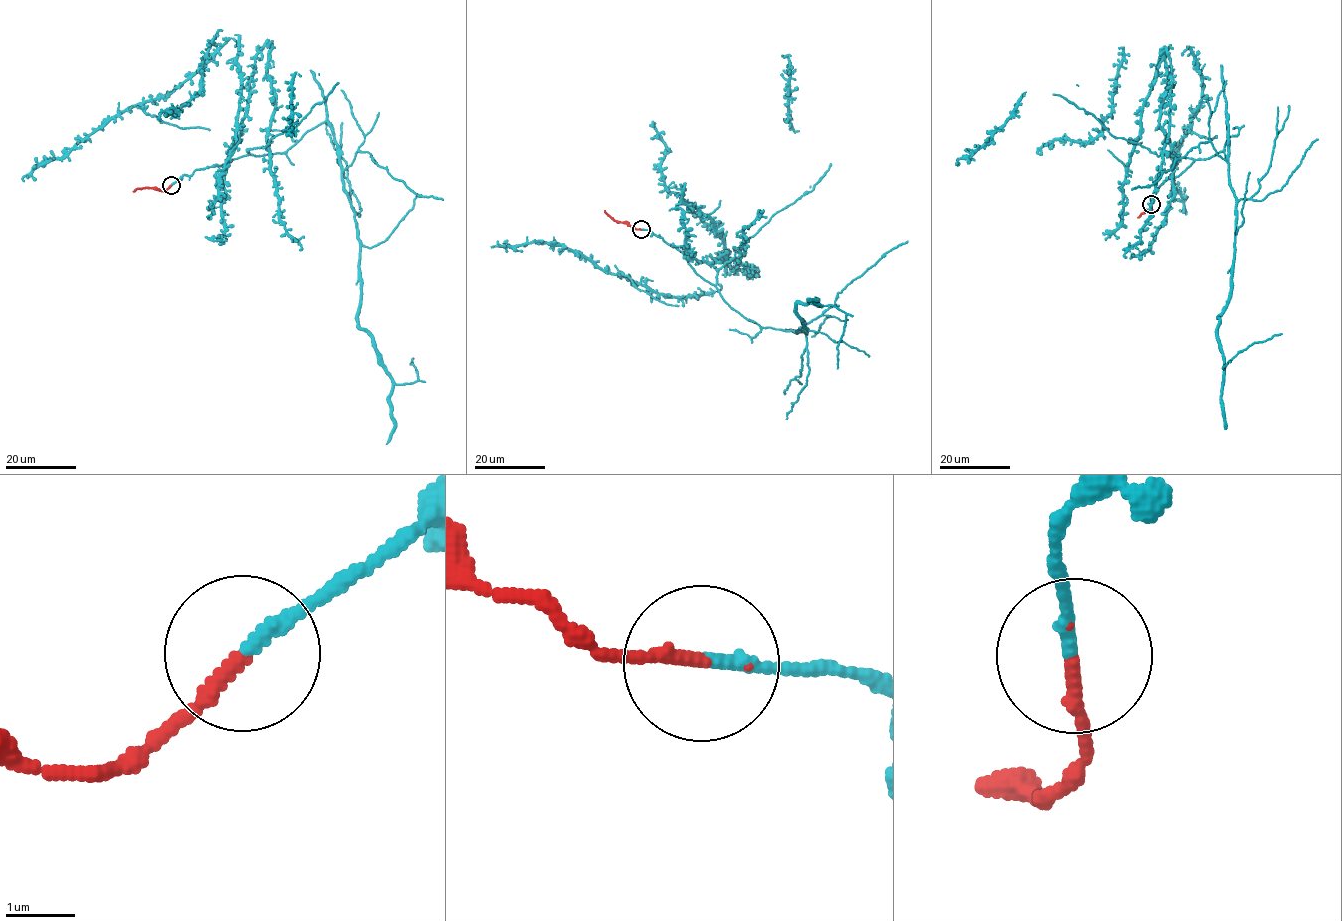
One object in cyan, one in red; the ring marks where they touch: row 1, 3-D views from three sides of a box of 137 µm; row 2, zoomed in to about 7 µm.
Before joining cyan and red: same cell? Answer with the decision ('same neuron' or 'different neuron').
same neuron

